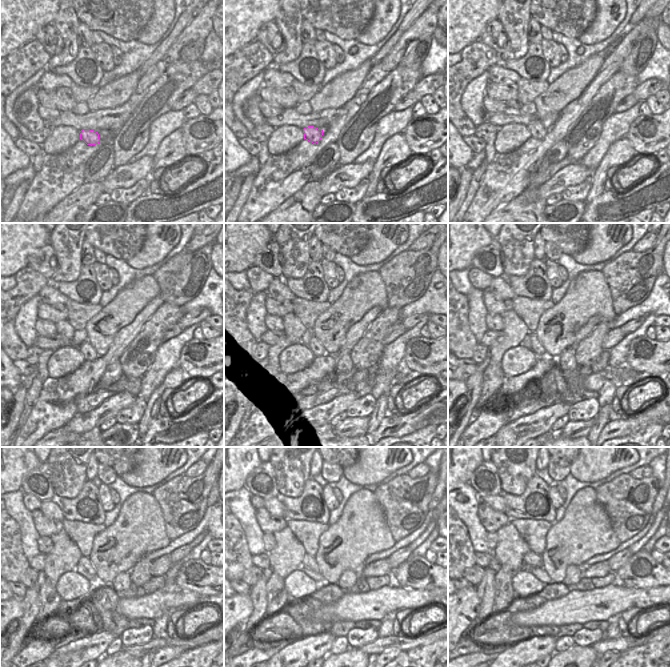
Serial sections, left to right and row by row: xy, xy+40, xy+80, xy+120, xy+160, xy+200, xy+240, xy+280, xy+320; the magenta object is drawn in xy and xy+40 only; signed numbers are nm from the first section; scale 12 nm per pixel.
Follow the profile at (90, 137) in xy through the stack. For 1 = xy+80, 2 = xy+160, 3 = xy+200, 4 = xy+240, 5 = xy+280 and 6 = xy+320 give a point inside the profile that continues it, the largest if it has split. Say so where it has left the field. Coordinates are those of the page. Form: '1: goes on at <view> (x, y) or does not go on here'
1: goes on at xy+80 (537, 130)
2: goes on at xy+160 (315, 346)
3: goes on at xy+200 (537, 348)
4: goes on at xy+240 (84, 561)
5: goes on at xy+280 (309, 561)
6: goes on at xy+320 (531, 558)

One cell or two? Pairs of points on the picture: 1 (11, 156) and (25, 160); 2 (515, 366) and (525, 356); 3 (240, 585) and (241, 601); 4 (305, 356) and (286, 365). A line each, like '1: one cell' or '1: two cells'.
1: one cell
2: one cell
3: two cells
4: one cell

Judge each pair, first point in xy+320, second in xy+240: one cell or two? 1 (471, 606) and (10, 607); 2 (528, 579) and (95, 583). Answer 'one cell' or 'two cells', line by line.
1: one cell
2: two cells

